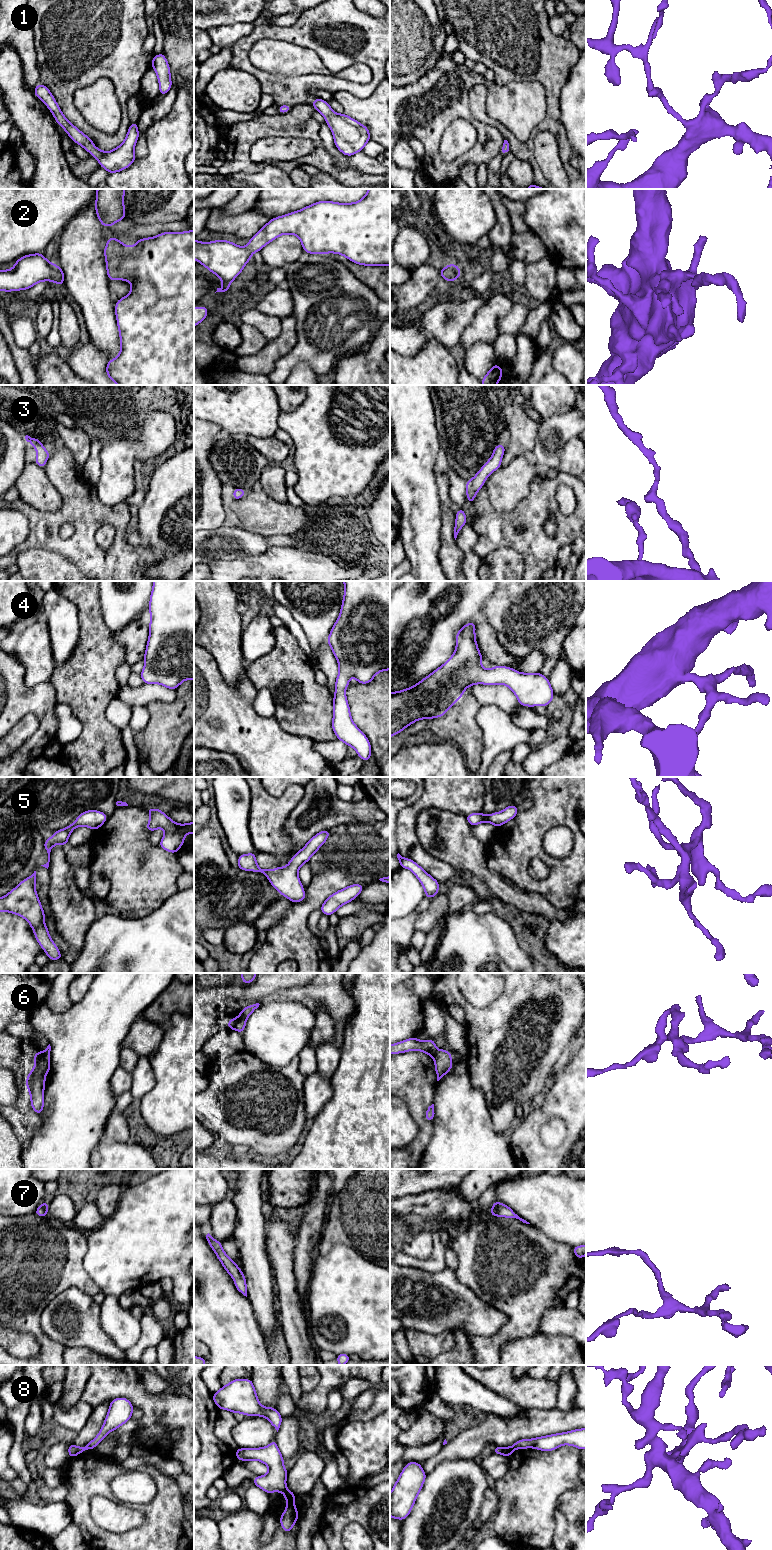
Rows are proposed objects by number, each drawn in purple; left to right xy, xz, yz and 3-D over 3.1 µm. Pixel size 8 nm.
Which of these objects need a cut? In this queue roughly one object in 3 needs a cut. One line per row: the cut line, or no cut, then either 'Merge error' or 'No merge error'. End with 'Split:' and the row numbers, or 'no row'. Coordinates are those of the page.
1: No split. No merge error
2: No split. No merge error
3: No split. No merge error
4: No split. No merge error
5: No split. No merge error
6: Split along xz (237, 1017), (245, 1020). Merge error
7: No split. No merge error
8: Split along xz (285, 1488), (282, 1491). Merge error
Split: 6, 8

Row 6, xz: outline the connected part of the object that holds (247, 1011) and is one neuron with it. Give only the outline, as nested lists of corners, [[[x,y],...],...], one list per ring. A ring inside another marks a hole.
[[[256,1003],[243,1008],[237,1018],[246,1020],[252,1014],[252,1012],[259,1007],[259,1005],[260,1005],[259,1003]]]

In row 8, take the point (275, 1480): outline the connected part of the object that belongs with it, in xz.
[[[276,1439],[270,1445],[262,1448],[240,1448],[235,1450],[236,1459],[242,1461],[257,1460],[269,1467],[269,1472],[264,1476],[256,1476],[253,1483],[268,1494],[272,1492],[283,1492],[286,1489],[286,1477],[288,1471],[285,1469]]]

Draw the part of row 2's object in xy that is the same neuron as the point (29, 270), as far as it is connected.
[[[42,253],[25,255],[10,270],[0,270],[0,291],[26,290],[41,281],[54,281],[59,287],[64,282],[64,272],[50,263]]]

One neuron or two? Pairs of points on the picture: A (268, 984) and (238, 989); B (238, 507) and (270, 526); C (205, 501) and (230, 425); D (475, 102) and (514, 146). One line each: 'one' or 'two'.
A: one
B: one
C: two
D: one

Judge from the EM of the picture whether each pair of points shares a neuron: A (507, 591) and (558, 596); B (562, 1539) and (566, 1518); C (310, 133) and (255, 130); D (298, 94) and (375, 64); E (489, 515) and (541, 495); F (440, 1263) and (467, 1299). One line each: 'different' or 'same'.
A: same
B: same
C: same
D: same
E: same
F: different

